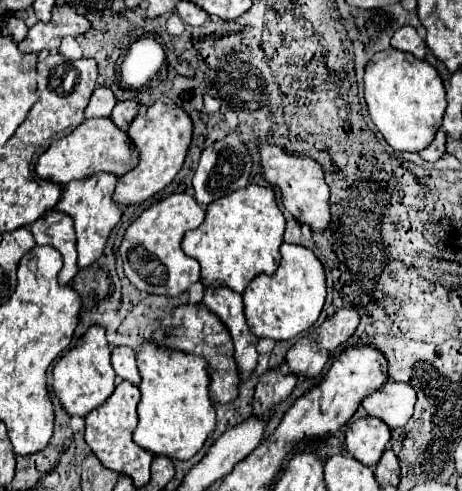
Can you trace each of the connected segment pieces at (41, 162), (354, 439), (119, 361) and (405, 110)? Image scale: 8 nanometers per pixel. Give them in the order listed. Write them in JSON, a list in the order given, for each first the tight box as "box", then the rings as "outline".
[{"box":[34,86,138,186],"outline":[[[104,86],[96,88],[84,110],[84,116],[94,118],[94,120],[84,120],[72,134],[52,142],[50,148],[38,158],[34,172],[42,180],[50,180],[58,186],[64,186],[70,180],[84,180],[98,172],[108,172],[120,178],[132,168],[136,168],[138,154],[136,150],[132,150],[132,144],[128,142],[126,132],[122,132],[118,126],[112,126],[112,120],[108,118],[114,104],[116,104],[116,98],[108,88]]]},{"box":[344,416,390,468],"outline":[[[366,416],[366,418],[354,420],[348,426],[344,446],[356,460],[374,468],[388,440],[390,440],[390,428],[382,420]]]},{"box":[112,342,216,460],"outline":[[[144,342],[142,352],[138,354],[134,354],[134,350],[128,346],[114,348],[112,366],[120,380],[126,380],[134,386],[140,384],[138,388],[142,396],[138,402],[138,426],[134,430],[134,442],[154,456],[190,460],[204,446],[208,434],[216,426],[216,414],[208,394],[208,372],[204,370],[204,360],[200,356],[180,354],[176,350],[156,350],[152,342]]]},{"box":[364,26,446,152],"outline":[[[404,26],[394,32],[392,48],[374,54],[366,66],[364,100],[368,106],[368,114],[384,140],[396,152],[420,152],[428,148],[438,128],[442,126],[442,116],[446,110],[446,90],[436,68],[422,60],[426,52],[426,42],[416,32],[416,28]]]}]

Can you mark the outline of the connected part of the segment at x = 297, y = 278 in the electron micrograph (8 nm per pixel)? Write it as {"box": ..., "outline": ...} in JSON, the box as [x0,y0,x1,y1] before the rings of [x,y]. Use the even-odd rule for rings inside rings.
{"box":[244,244,326,340],"outline":[[[298,244],[280,246],[280,266],[272,276],[256,276],[256,280],[244,292],[244,312],[248,326],[258,338],[290,340],[300,332],[306,332],[320,316],[326,298],[326,276],[322,262],[316,254]]]}

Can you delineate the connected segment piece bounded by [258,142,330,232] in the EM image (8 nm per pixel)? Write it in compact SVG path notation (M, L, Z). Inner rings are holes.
M258 142L260 150L260 166L262 166L262 176L270 186L280 188L280 198L284 208L294 214L294 218L300 224L310 226L312 230L324 230L330 224L330 188L324 182L324 172L320 164L304 154L298 152L288 152L280 146L268 144L268 142Z

